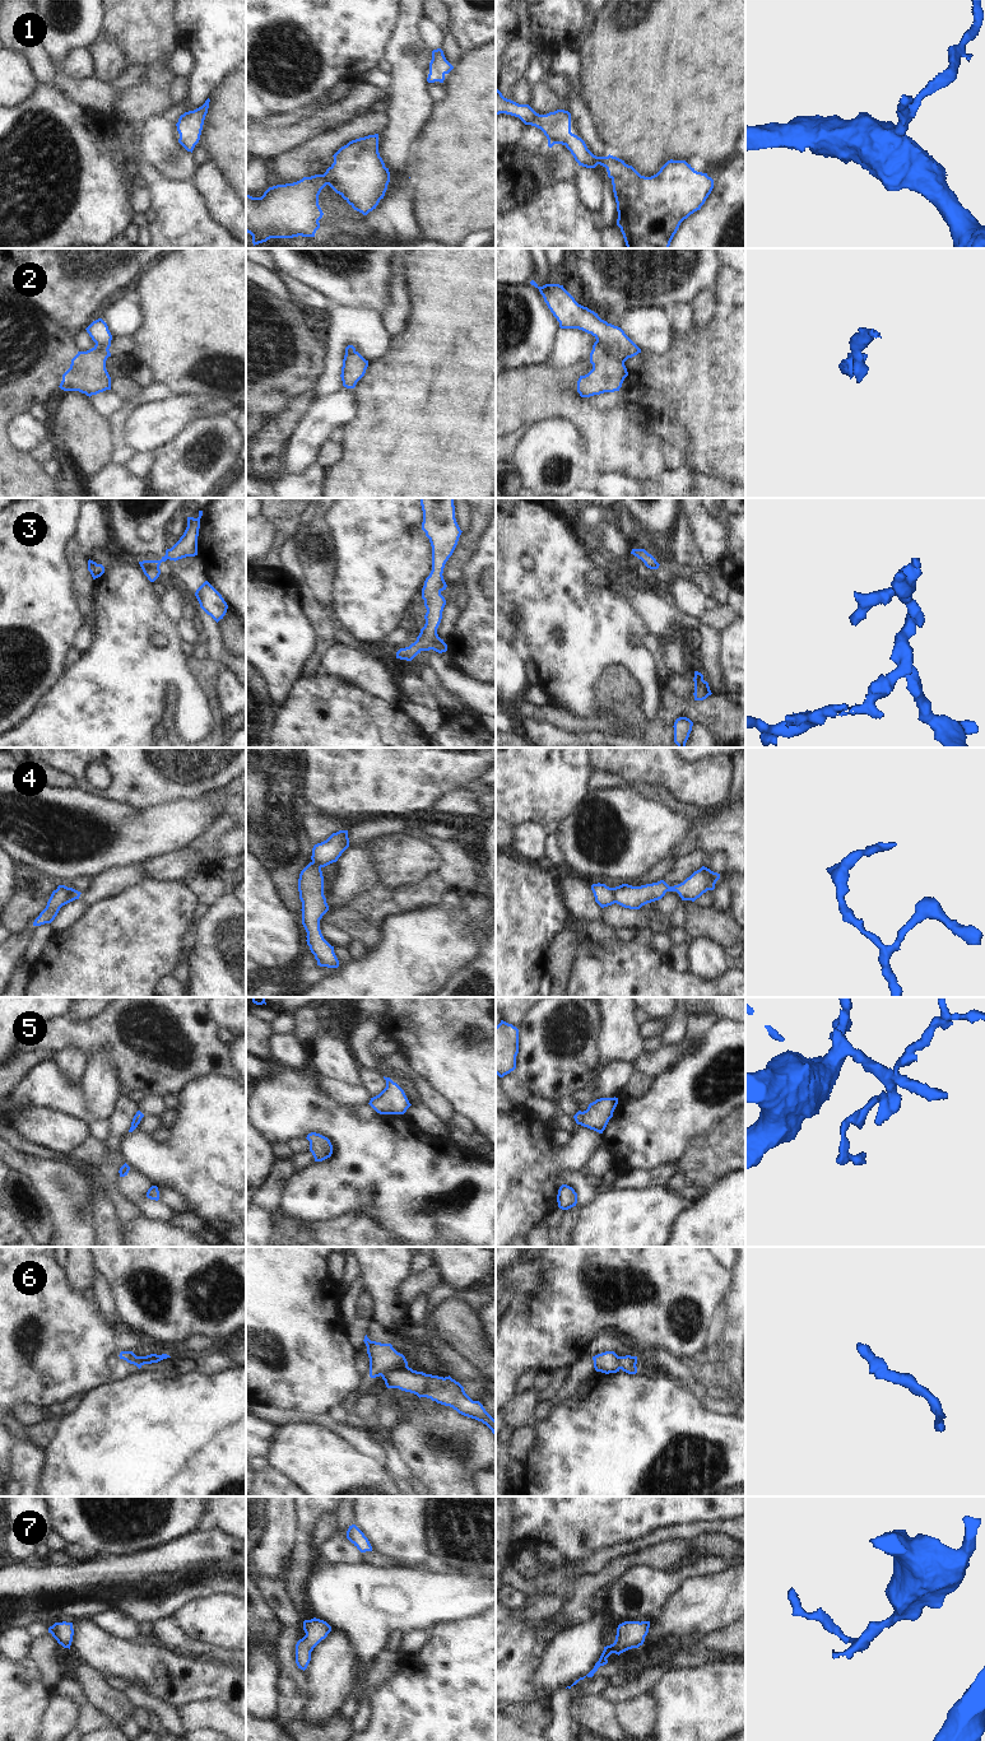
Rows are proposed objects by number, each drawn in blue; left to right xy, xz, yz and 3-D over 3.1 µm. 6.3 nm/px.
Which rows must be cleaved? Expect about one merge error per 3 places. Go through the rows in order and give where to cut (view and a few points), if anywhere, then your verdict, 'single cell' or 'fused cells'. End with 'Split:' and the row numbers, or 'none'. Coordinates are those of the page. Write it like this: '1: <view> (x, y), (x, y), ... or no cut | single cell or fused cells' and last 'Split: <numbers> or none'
1: no cut | single cell
2: yz (596, 339), (623, 363) | fused cells
3: no cut | single cell
4: xy (69, 888), (69, 895), (63, 904) | fused cells
5: no cut | single cell
6: xz (407, 1364), (388, 1369), (380, 1374) | fused cells
7: no cut | single cell
Split: 2, 4, 6

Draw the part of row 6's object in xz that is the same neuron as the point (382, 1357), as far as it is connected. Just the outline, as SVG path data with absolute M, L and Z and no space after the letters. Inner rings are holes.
M367 1335L364 1336L367 1354L370 1358L370 1377L376 1378L387 1370L408 1365L405 1356L398 1353L391 1344L381 1344L371 1341Z

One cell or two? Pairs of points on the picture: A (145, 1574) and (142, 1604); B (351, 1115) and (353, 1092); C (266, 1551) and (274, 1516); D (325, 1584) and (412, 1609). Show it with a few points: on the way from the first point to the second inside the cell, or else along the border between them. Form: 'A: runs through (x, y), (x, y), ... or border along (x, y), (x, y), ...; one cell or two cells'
A: runs through (145, 1582), (142, 1596); one cell
B: border along (324, 1094), (342, 1104), (367, 1104); two cells
C: runs through (274, 1542), (274, 1525); one cell
D: runs through (347, 1596), (357, 1598), (390, 1598); one cell

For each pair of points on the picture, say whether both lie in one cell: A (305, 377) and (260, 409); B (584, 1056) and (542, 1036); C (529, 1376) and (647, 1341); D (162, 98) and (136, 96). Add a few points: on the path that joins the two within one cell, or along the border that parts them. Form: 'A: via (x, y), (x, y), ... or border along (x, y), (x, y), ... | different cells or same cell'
A: via (293, 377), (272, 397) | same cell
B: via (574, 1056), (568, 1056), (552, 1039) | same cell
C: border along (538, 1371), (520, 1376), (516, 1393) | different cells
D: via (156, 98), (143, 98) | same cell

